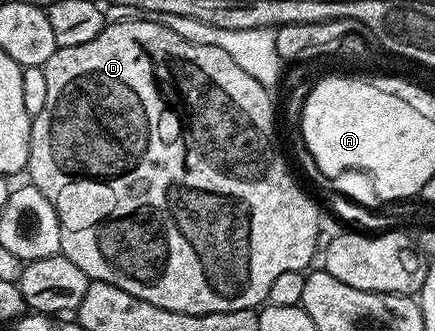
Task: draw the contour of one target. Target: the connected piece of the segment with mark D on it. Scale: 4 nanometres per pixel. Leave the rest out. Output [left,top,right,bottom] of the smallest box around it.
[26,17,320,315]

